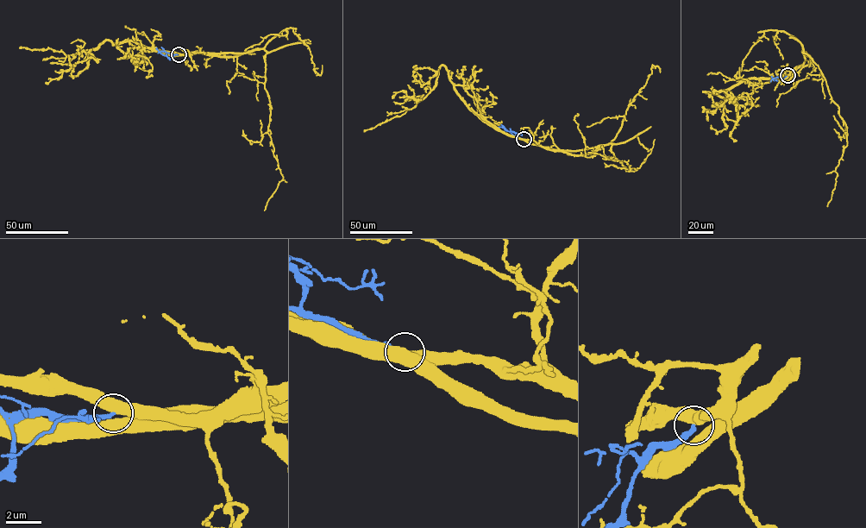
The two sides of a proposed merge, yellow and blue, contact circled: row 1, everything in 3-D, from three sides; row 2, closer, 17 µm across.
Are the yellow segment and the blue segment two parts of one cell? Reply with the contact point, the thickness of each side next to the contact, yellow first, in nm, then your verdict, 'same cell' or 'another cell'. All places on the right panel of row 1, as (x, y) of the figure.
(787, 75) | 400/200 nm | another cell

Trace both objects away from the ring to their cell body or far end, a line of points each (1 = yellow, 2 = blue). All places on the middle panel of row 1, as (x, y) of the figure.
1: (523, 139), (561, 150), (610, 143), (617, 160), (626, 161), (631, 171), (651, 149), (637, 137)
2: (523, 139), (498, 127)

